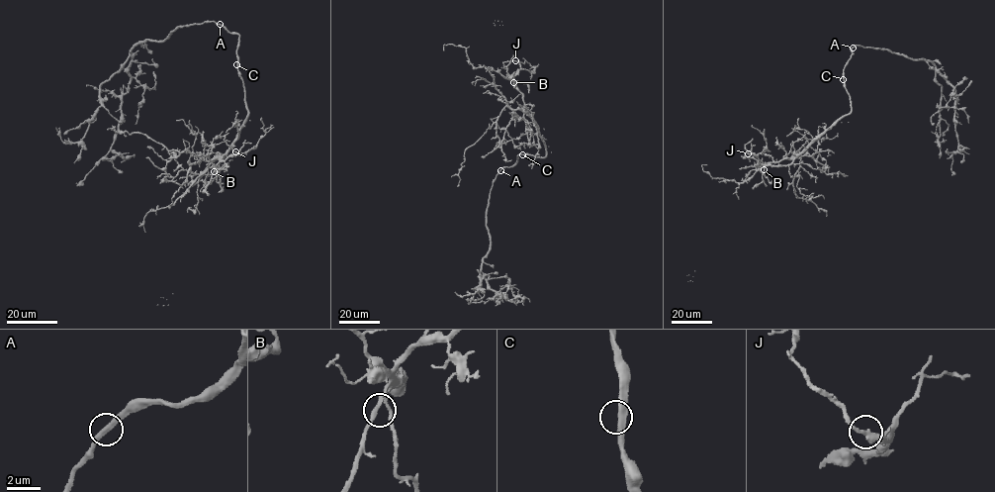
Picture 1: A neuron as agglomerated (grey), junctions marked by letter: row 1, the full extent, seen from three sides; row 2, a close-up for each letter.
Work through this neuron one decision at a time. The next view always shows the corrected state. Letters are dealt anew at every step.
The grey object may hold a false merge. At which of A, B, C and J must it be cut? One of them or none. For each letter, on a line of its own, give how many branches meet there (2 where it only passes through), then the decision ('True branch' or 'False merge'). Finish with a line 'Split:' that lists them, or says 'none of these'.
A: Branches: 2. True branch
B: Branches: 2. True branch
C: Branches: 2. True branch
J: Branches: 2. True branch
Split: none of these

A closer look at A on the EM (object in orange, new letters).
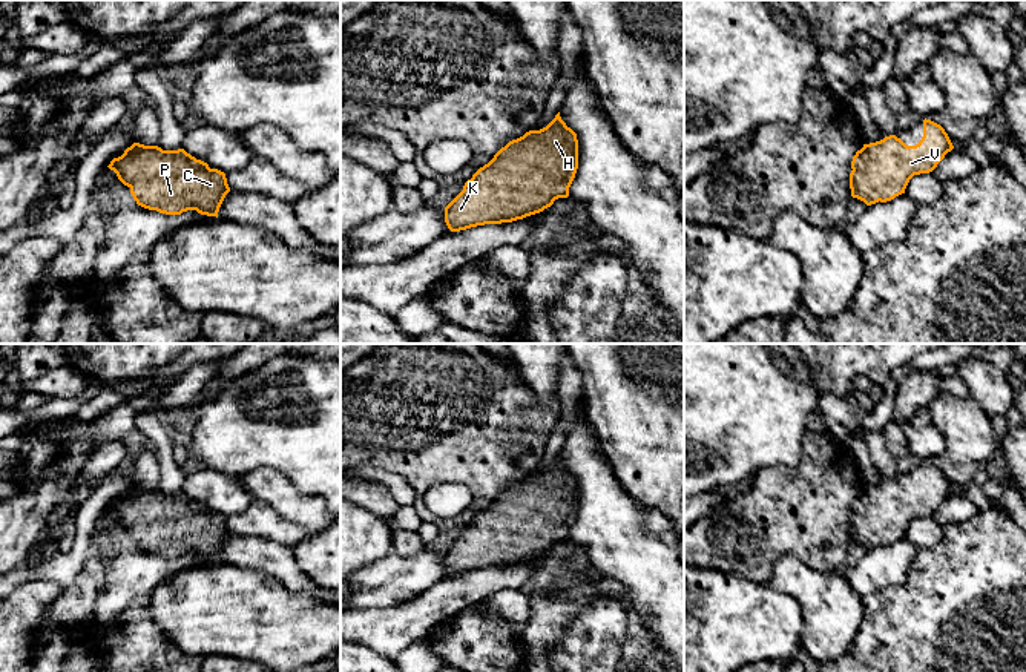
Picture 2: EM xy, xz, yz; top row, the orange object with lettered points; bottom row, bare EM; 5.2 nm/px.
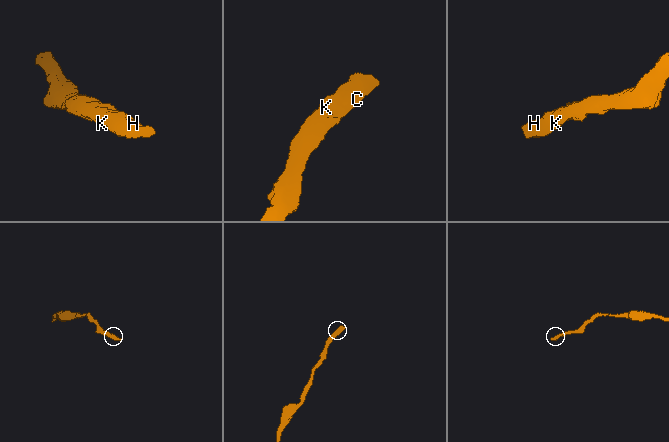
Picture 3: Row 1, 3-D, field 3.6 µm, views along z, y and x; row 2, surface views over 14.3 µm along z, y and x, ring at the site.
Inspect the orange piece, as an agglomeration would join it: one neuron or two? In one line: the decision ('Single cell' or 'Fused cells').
Single cell

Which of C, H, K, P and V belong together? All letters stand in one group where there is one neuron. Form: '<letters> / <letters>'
C H K P V

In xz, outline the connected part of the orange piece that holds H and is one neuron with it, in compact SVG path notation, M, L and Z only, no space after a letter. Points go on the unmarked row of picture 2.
M558 456L546 471L529 474L509 485L488 508L480 511L445 551L445 566L451 575L460 575L485 568L512 566L540 557L555 543L569 540L577 512L577 477L566 469Z

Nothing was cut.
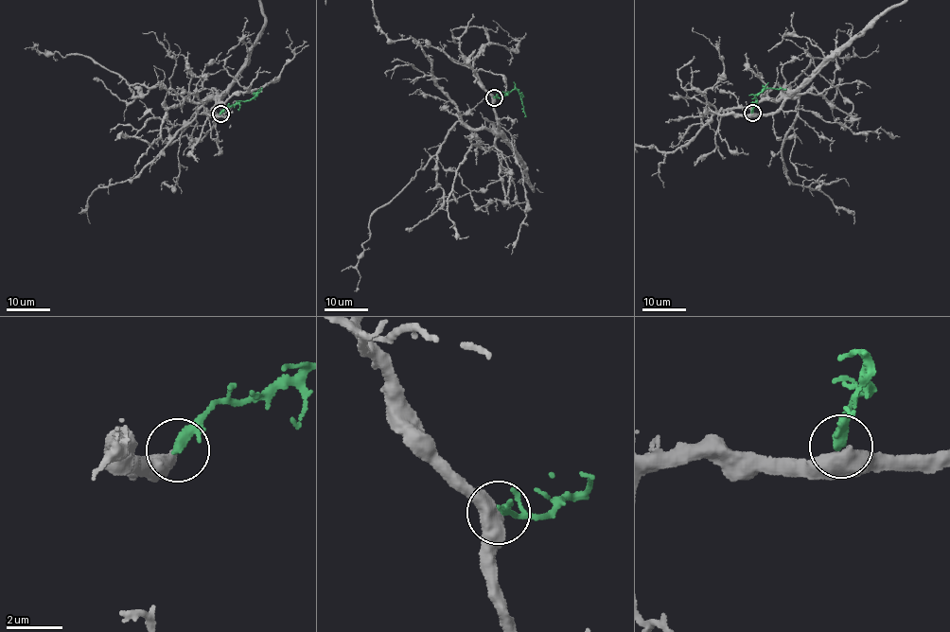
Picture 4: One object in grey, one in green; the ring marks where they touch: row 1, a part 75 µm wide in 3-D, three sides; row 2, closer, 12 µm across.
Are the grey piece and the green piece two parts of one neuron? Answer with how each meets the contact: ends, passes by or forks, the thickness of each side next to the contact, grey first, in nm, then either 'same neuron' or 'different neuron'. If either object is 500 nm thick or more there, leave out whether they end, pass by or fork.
calibres 650 and 380 nm; same neuron

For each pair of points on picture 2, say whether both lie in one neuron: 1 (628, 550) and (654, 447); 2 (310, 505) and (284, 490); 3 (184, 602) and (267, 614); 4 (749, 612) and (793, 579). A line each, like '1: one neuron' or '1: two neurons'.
1: two neurons
2: one neuron
3: one neuron
4: two neurons

